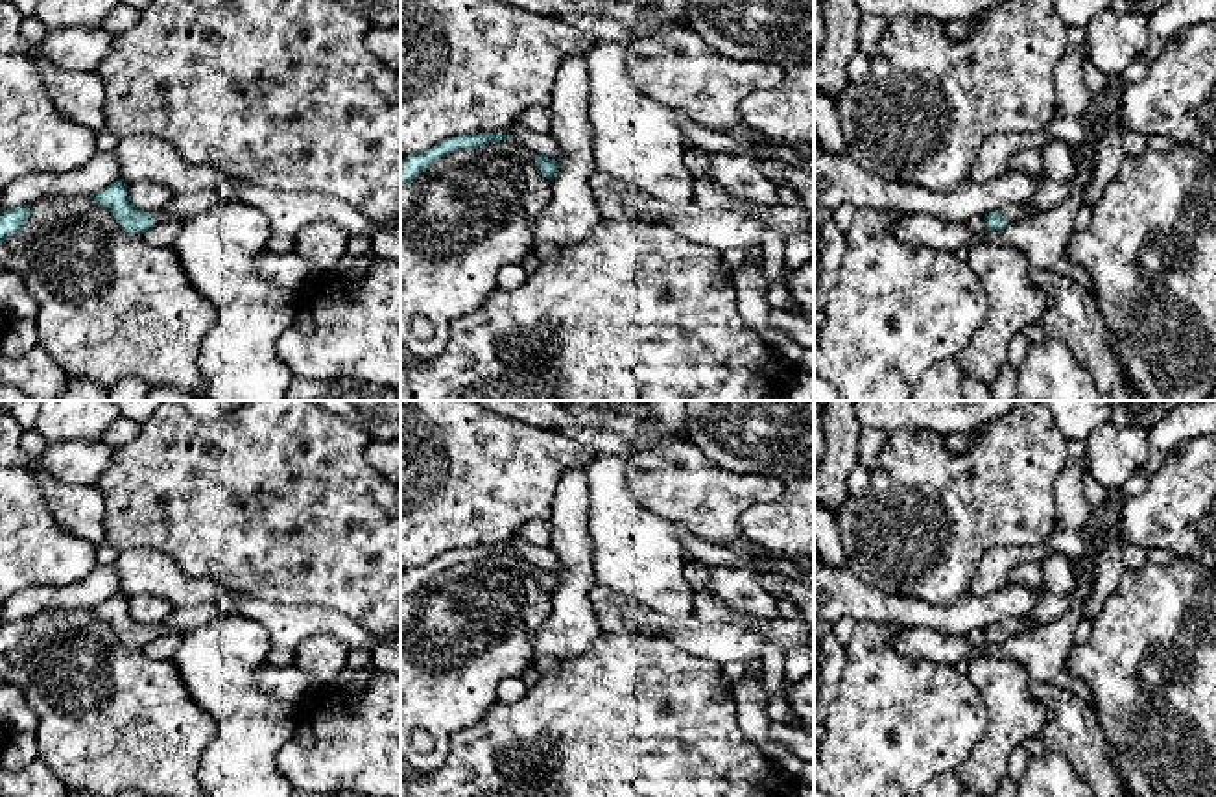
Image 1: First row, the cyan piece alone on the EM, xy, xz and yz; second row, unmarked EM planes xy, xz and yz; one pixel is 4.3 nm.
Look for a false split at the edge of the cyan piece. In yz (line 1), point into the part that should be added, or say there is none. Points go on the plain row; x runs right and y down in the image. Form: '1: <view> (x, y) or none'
1: yz (1010, 626)

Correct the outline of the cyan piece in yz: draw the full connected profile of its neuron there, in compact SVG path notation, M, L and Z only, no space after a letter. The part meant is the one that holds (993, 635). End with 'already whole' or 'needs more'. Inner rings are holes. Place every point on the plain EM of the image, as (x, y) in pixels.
M1006 618L1000 624L989 625L984 629L985 642L989 644L1002 644L1011 635L1019 633L1022 629L1024 620L1019 618Z; needs more

